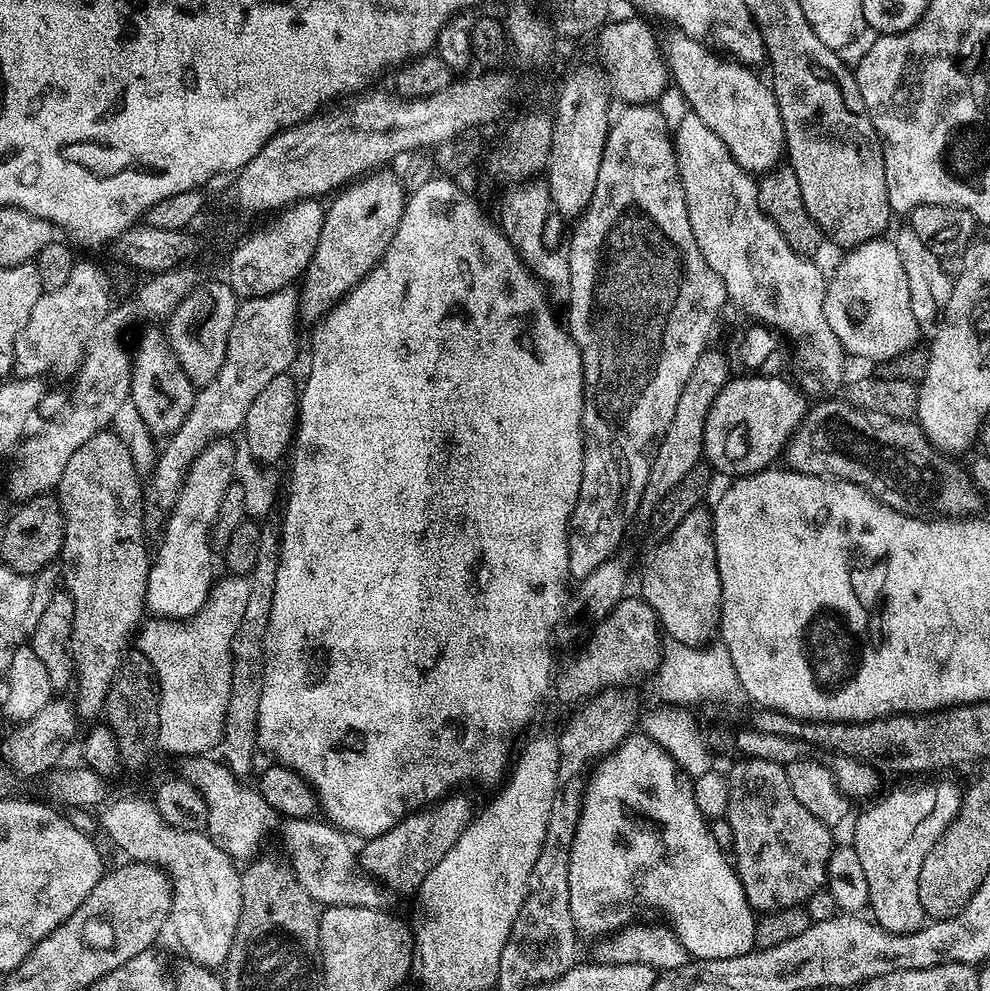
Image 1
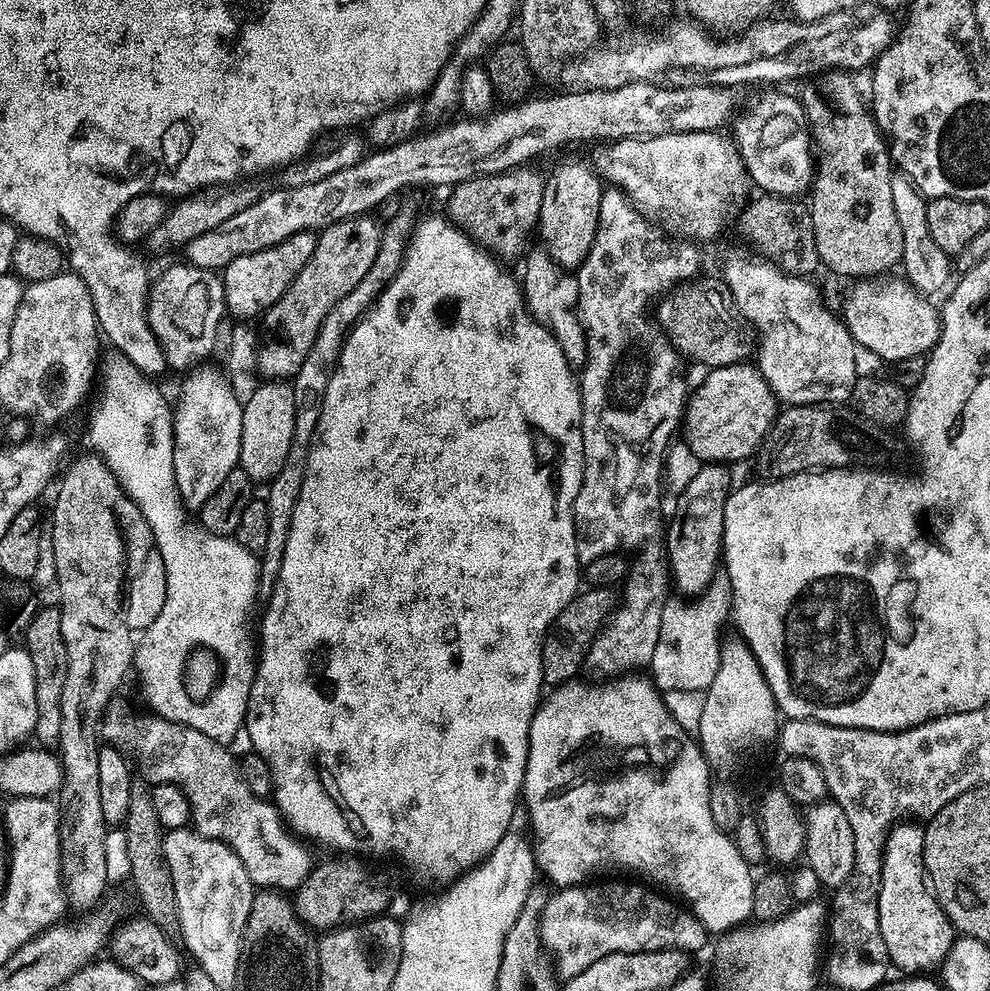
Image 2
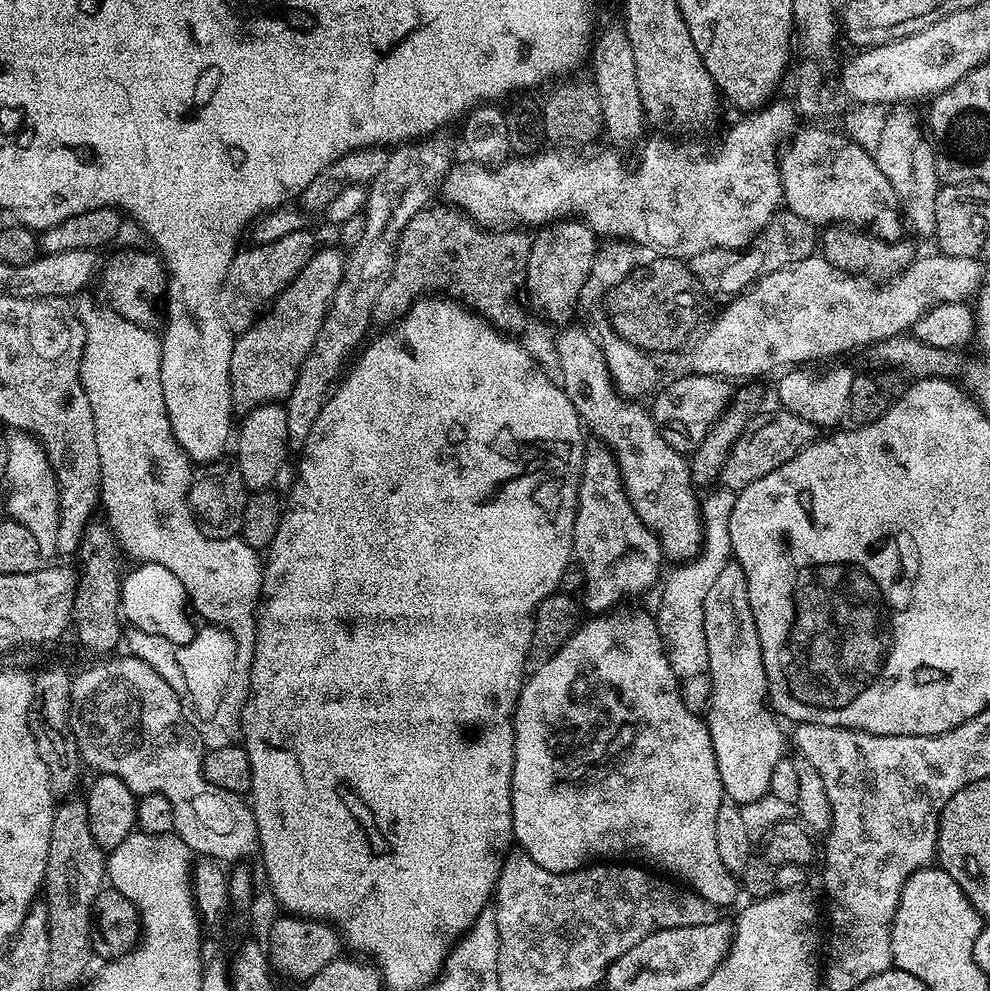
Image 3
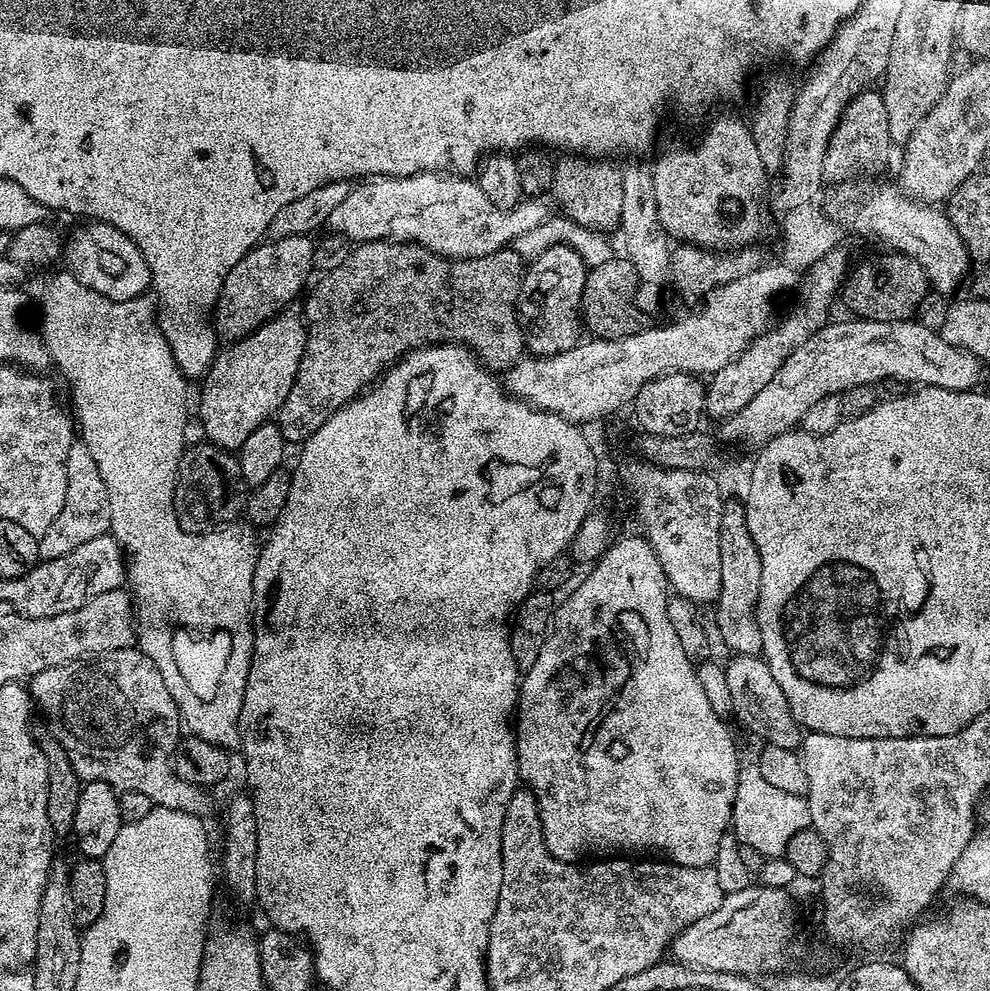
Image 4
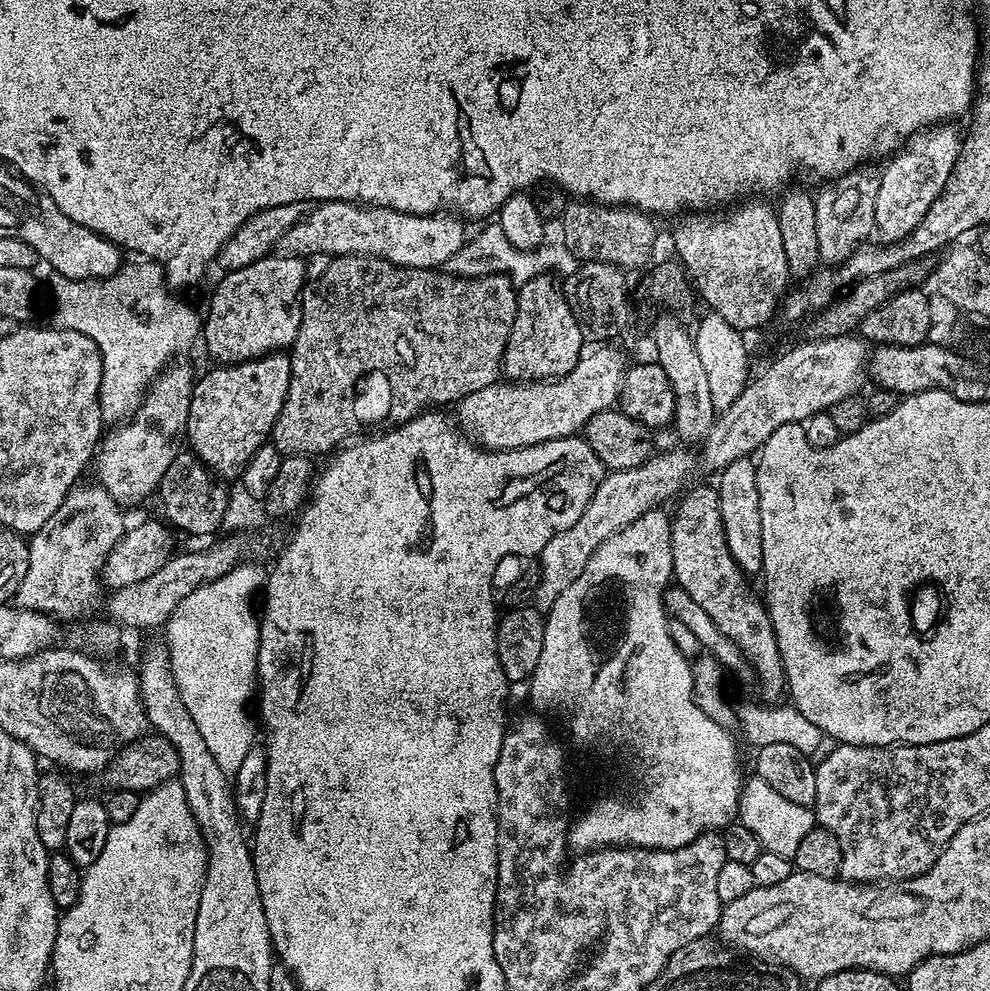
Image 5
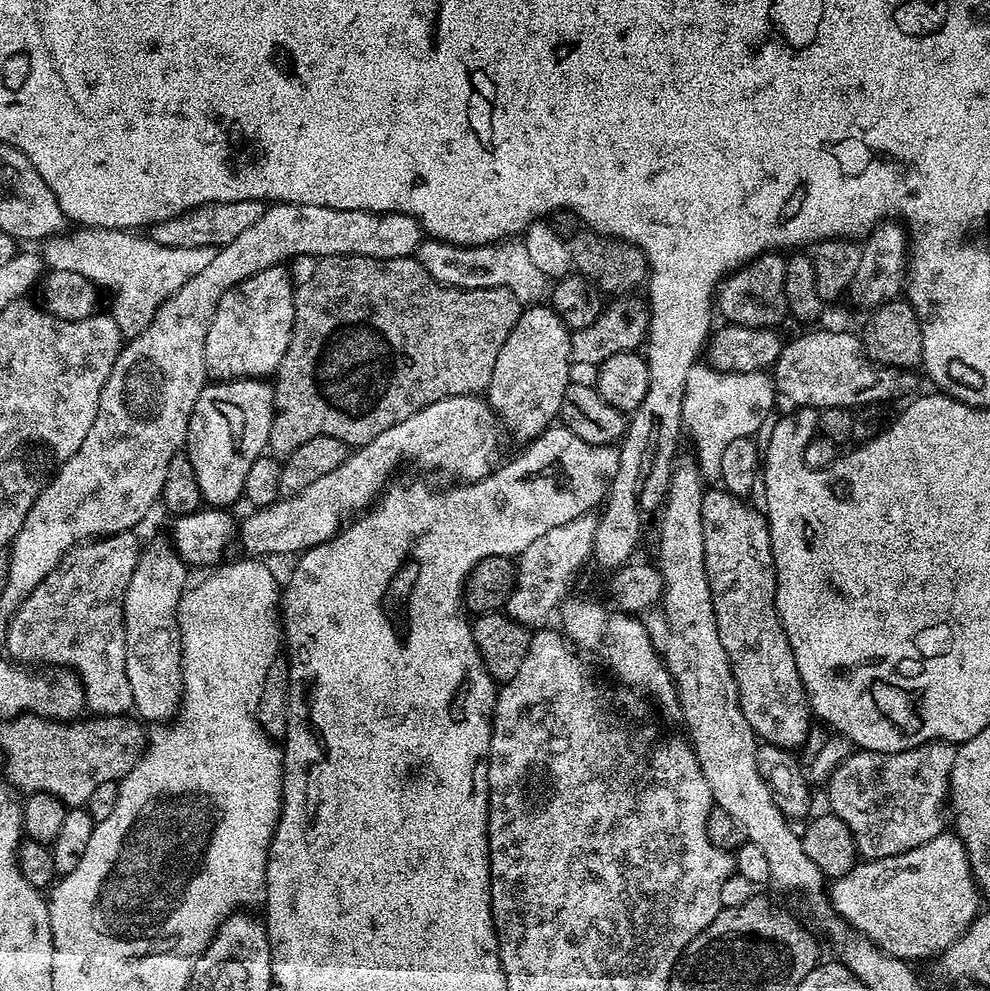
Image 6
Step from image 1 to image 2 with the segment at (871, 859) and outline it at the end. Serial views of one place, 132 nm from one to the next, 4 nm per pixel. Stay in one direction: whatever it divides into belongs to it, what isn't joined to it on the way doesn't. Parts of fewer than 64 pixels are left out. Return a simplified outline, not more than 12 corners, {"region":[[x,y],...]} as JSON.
{"region":[[924,828],[884,841],[878,924],[904,974],[939,969],[954,929],[924,871]]}

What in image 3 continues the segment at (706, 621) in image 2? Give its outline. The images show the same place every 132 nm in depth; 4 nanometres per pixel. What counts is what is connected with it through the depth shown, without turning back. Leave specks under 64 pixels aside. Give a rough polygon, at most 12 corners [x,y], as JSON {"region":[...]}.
{"region":[[736,493],[702,500],[704,547],[663,581],[654,619],[681,681],[708,671],[703,602],[733,559]]}

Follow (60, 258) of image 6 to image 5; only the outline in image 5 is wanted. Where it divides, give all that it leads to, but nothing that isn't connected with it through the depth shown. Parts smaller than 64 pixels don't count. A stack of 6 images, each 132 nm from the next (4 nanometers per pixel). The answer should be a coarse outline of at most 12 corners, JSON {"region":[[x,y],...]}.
{"region":[[155,262],[53,275],[55,327],[102,354],[100,413],[131,417],[198,316]]}

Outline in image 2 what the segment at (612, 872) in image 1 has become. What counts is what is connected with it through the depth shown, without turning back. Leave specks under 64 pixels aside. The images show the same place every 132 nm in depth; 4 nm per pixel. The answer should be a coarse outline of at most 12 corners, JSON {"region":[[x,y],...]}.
{"region":[[580,678],[532,715],[541,877],[612,863],[710,934],[754,873],[699,743],[651,679]]}

